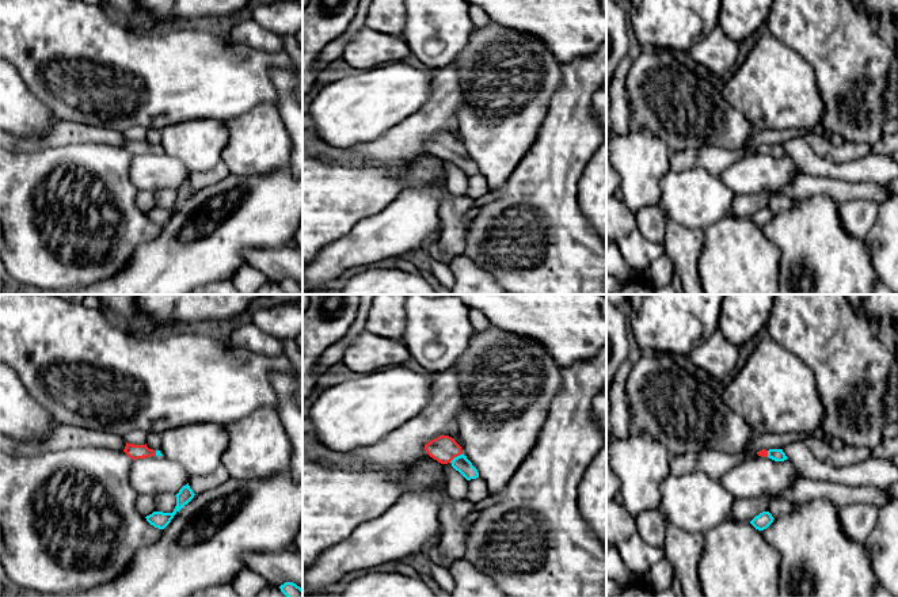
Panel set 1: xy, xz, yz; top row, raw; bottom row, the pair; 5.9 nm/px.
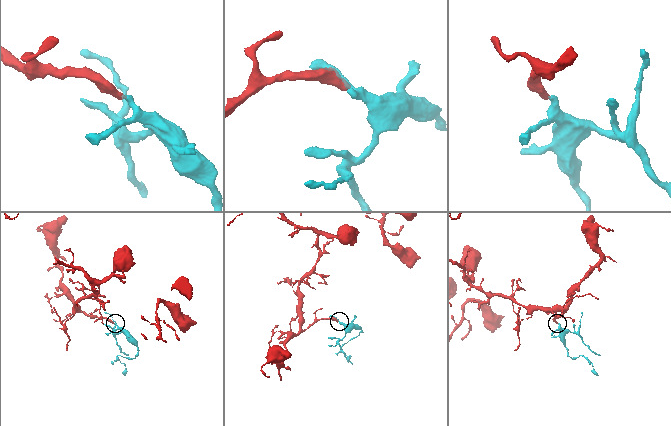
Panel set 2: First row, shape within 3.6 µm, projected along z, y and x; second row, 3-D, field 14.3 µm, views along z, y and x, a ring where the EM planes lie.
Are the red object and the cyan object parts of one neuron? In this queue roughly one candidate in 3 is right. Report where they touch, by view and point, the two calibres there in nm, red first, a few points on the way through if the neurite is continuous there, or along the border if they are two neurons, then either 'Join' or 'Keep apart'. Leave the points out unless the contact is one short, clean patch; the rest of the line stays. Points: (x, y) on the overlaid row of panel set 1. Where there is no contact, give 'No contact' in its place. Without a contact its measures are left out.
Touches red at xz (455, 456). Thickness 160 nm (red) against 90 nm. Path across: xz (444, 449), (455, 456), (460, 463). Join

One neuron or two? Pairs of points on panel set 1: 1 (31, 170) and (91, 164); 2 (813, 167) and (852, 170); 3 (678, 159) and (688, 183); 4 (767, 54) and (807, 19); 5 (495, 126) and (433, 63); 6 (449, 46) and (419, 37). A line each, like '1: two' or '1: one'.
1: one
2: one
3: two
4: two
5: two
6: one

